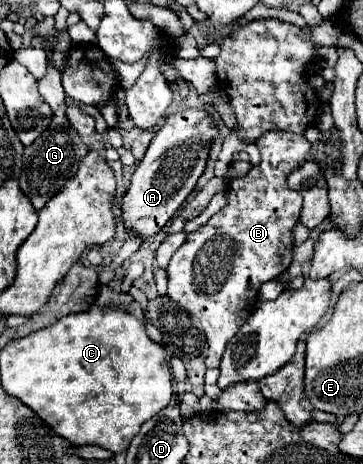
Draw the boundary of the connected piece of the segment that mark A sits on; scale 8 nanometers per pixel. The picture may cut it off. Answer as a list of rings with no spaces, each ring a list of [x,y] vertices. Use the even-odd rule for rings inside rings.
[[[187,108],[167,116],[163,128],[155,134],[143,160],[139,162],[121,200],[121,218],[131,232],[151,238],[165,226],[165,222],[181,208],[205,172],[209,148],[217,138],[217,120],[207,110]]]

